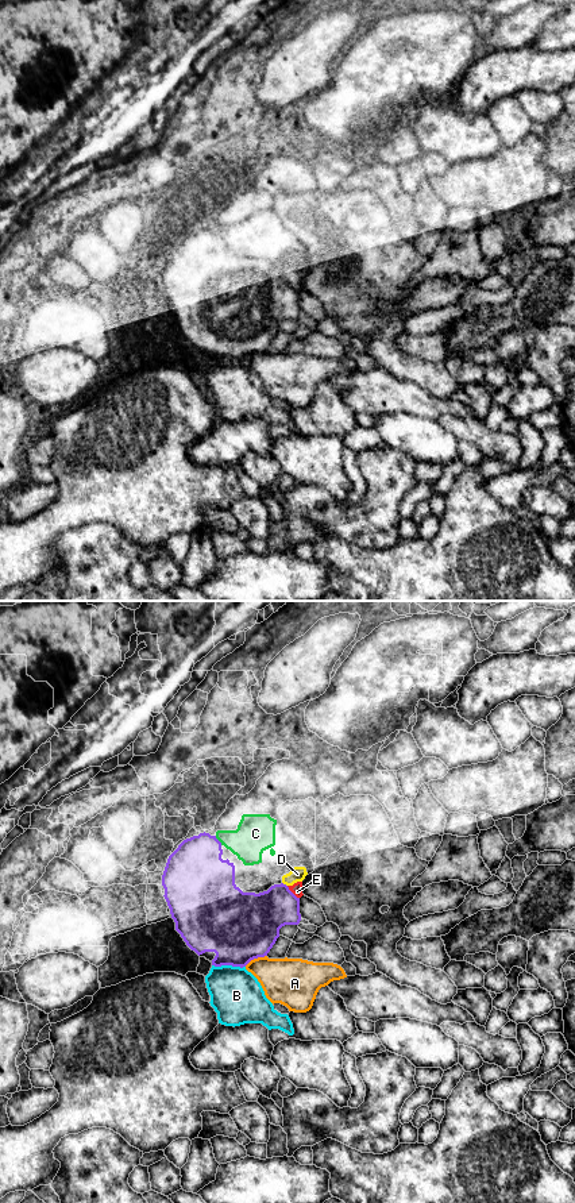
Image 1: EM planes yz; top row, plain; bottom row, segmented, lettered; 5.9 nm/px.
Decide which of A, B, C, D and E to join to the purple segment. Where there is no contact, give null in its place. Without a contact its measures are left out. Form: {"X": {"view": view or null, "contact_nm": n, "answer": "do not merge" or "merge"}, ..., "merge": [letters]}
{"A": {"view": "yz", "contact_nm": 150, "answer": "do not merge"}, "B": {"view": "yz", "contact_nm": 200, "answer": "do not merge"}, "C": {"view": "yz", "contact_nm": 70, "answer": "do not merge"}, "D": {"view": "yz", "contact_nm": 40, "answer": "do not merge"}, "E": {"view": "yz", "contact_nm": 110, "answer": "do not merge"}, "merge": []}

